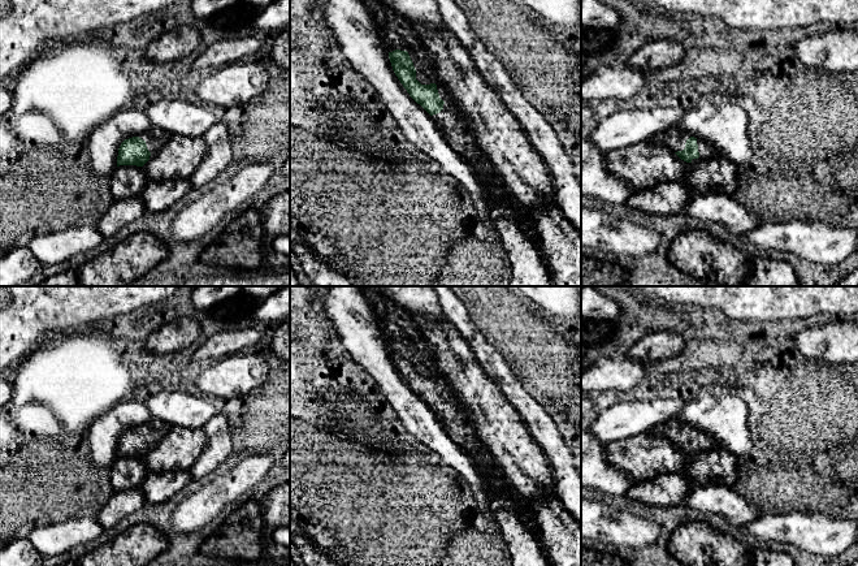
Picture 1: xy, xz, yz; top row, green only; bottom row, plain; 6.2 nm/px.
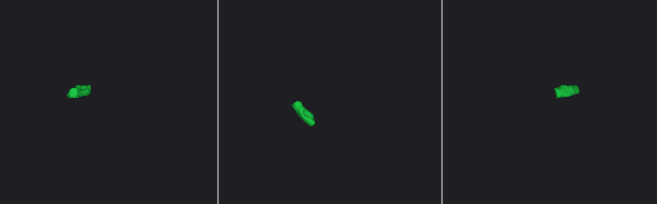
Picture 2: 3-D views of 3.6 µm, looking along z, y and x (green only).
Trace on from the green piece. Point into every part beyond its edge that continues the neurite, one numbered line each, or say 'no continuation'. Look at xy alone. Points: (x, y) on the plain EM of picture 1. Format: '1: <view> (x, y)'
1: xy (155, 428)

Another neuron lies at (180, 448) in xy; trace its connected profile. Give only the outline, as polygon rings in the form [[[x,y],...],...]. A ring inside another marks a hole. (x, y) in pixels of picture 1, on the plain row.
[[[173,425],[142,458],[150,472],[187,471],[205,449],[207,436],[202,428]]]

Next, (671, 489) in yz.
[[[675,472],[634,483],[625,496],[645,506],[673,506],[684,504],[692,488],[693,483],[682,472]]]

